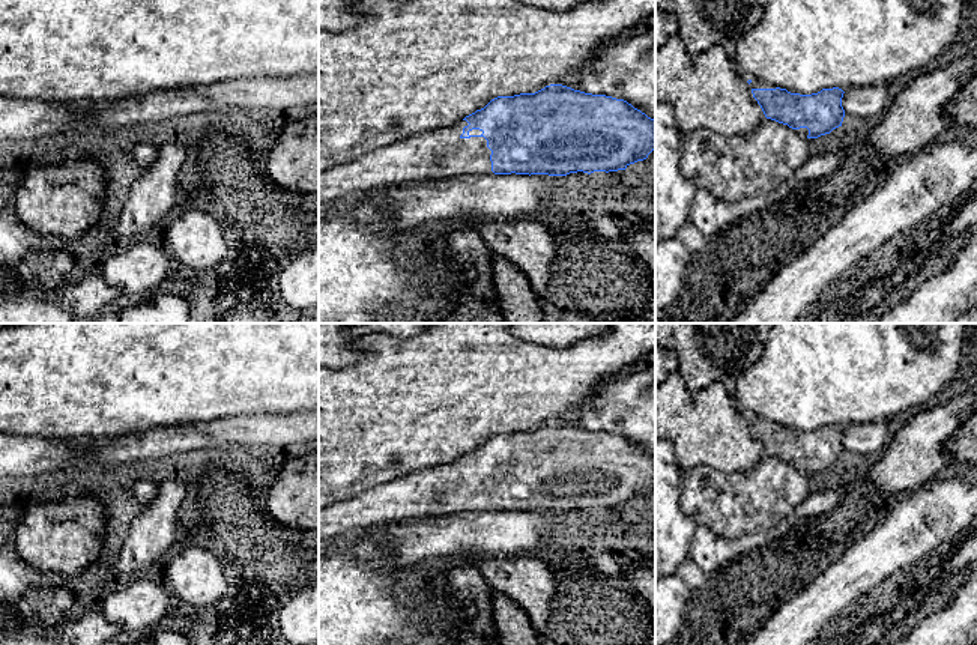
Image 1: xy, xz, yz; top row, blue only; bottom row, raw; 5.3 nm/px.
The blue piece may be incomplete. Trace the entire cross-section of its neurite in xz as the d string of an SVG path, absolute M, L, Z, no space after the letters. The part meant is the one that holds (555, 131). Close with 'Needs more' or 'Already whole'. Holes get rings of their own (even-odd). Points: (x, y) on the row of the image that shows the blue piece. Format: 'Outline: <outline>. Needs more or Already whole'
Outline: M562 84L535 93L498 96L451 126L410 134L343 165L319 171L319 204L392 185L463 174L549 174L618 171L655 150L655 120L624 99Z. Needs more

